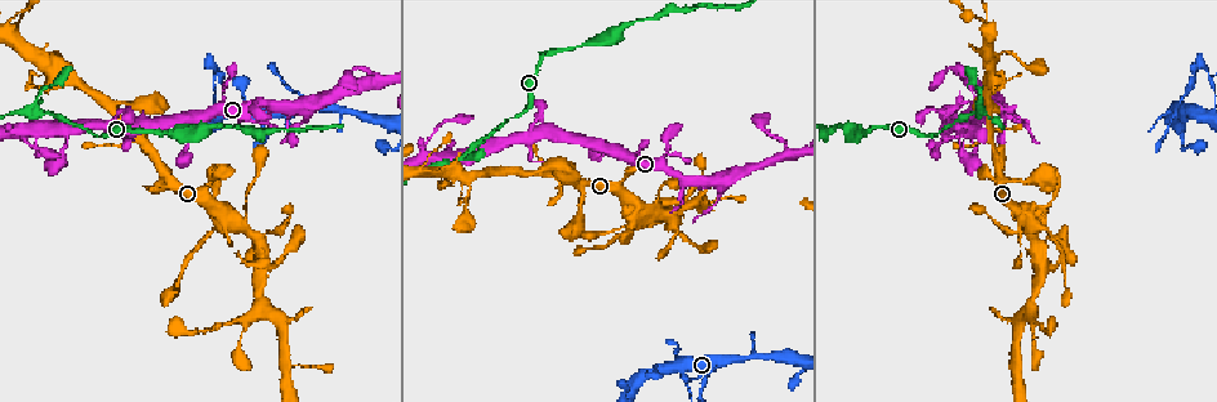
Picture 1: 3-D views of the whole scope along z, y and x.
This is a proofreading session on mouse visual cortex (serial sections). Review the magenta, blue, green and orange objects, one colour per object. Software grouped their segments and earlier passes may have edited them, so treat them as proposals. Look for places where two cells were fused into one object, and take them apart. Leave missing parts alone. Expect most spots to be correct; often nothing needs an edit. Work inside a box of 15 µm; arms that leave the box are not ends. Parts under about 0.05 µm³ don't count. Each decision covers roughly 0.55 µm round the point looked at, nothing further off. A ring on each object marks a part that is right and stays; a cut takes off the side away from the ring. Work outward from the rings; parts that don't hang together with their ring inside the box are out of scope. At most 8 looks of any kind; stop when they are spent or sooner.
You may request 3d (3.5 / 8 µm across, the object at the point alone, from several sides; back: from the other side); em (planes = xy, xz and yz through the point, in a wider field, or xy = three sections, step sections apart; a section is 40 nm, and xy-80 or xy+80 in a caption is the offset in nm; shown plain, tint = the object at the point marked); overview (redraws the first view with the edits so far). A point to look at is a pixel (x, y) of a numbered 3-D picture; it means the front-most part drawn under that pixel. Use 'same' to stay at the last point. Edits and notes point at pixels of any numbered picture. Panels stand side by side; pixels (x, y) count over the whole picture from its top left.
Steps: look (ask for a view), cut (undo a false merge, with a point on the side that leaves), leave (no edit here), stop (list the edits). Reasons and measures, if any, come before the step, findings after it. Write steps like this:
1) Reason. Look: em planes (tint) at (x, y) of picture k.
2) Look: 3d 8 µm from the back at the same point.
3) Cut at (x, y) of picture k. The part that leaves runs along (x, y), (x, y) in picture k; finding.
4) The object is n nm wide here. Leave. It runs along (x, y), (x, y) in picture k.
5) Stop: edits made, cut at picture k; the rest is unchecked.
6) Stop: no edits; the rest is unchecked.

A narrow waist. Look: 3d 8 µm at (628, 176) of picture 1.

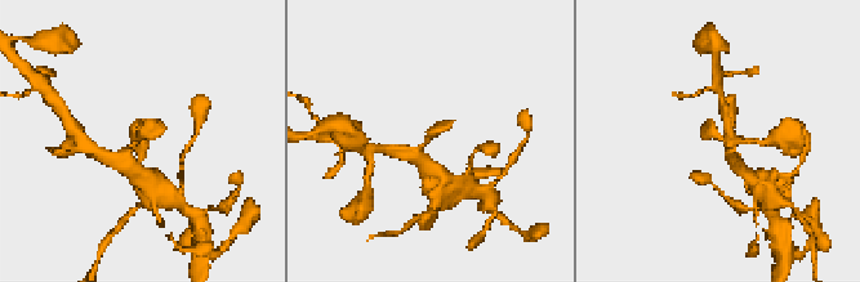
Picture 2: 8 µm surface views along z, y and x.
Shape alone is not enough. Look: em xy step 5 (tint) at (138, 141) of picture 2.

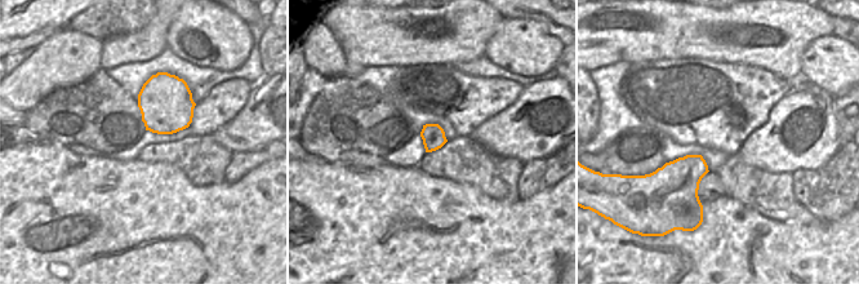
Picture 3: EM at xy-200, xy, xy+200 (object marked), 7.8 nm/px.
The object is 180 nm wide here. Leave. It runs along (115, 162), (164, 129) in picture 2; one cell here.

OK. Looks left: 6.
Thin arm on a thick one. Look: 3d 8 µm at (1021, 222) of picture 1.

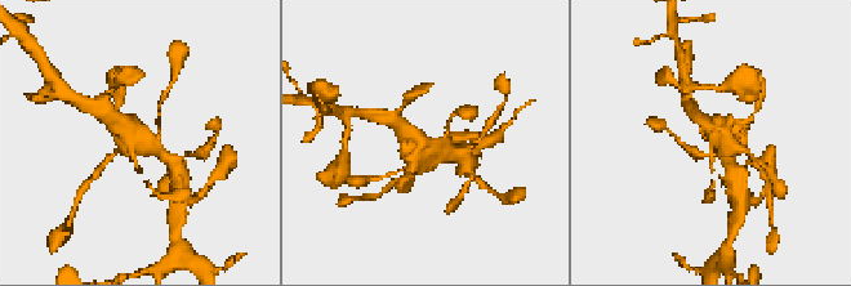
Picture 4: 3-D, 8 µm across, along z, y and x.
Need the tissue. Look: em xy step 1 (tint) at (713, 141) of picture 4.

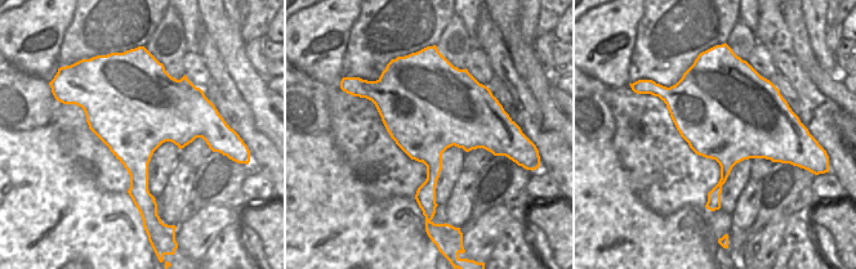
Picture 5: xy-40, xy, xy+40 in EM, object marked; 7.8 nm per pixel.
Leave. It runs along (112, 117), (169, 157) in picture 4; continuous, no second cell.

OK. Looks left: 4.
Look: 3d 3.5 µm at (283, 367) of picture 1.

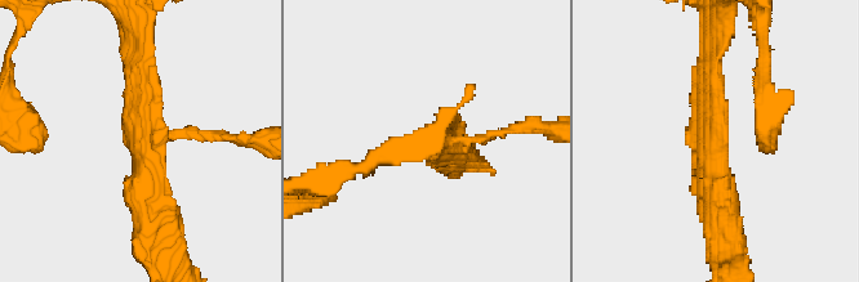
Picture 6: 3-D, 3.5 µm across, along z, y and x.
Shape alone is not enough. Look: em xy step 5 (tint) at (143, 136) of picture 6.

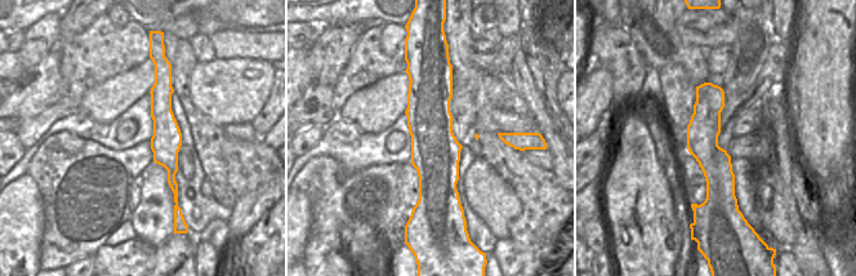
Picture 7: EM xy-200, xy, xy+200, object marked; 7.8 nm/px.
Leave. It runs along (143, 44), (143, 198), (151, 222) in picture 6; continuous, no second cell.

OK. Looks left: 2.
Arms part here. Look: 3d 3.5 µm at (136, 138) of picture 1.

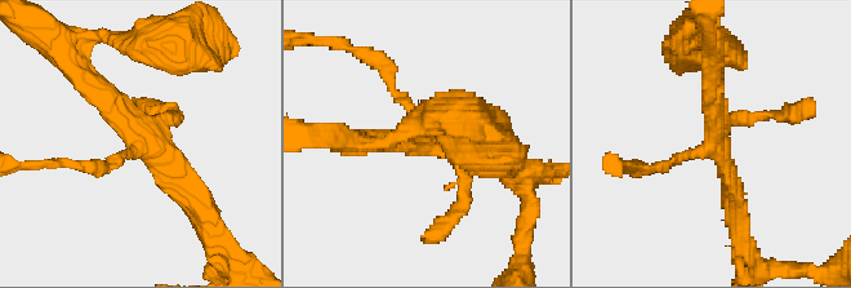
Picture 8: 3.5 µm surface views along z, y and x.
Look: em xy step 1 (tint) at (716, 140) of picture 8.

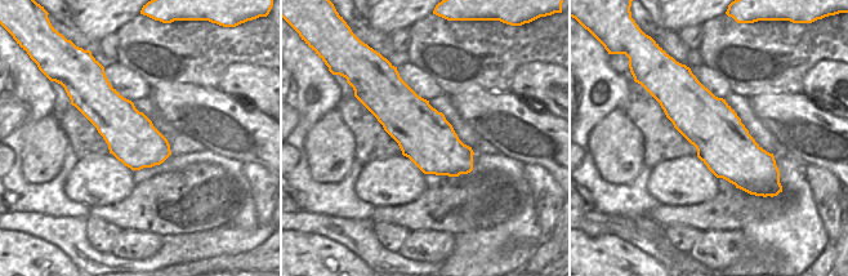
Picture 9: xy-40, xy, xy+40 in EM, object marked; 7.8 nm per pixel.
Leave. It runs along (200, 204), (200, 196), (80, 74) in picture 8; one cell here.

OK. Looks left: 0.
Stop: no edits; the rest is unchecked.

